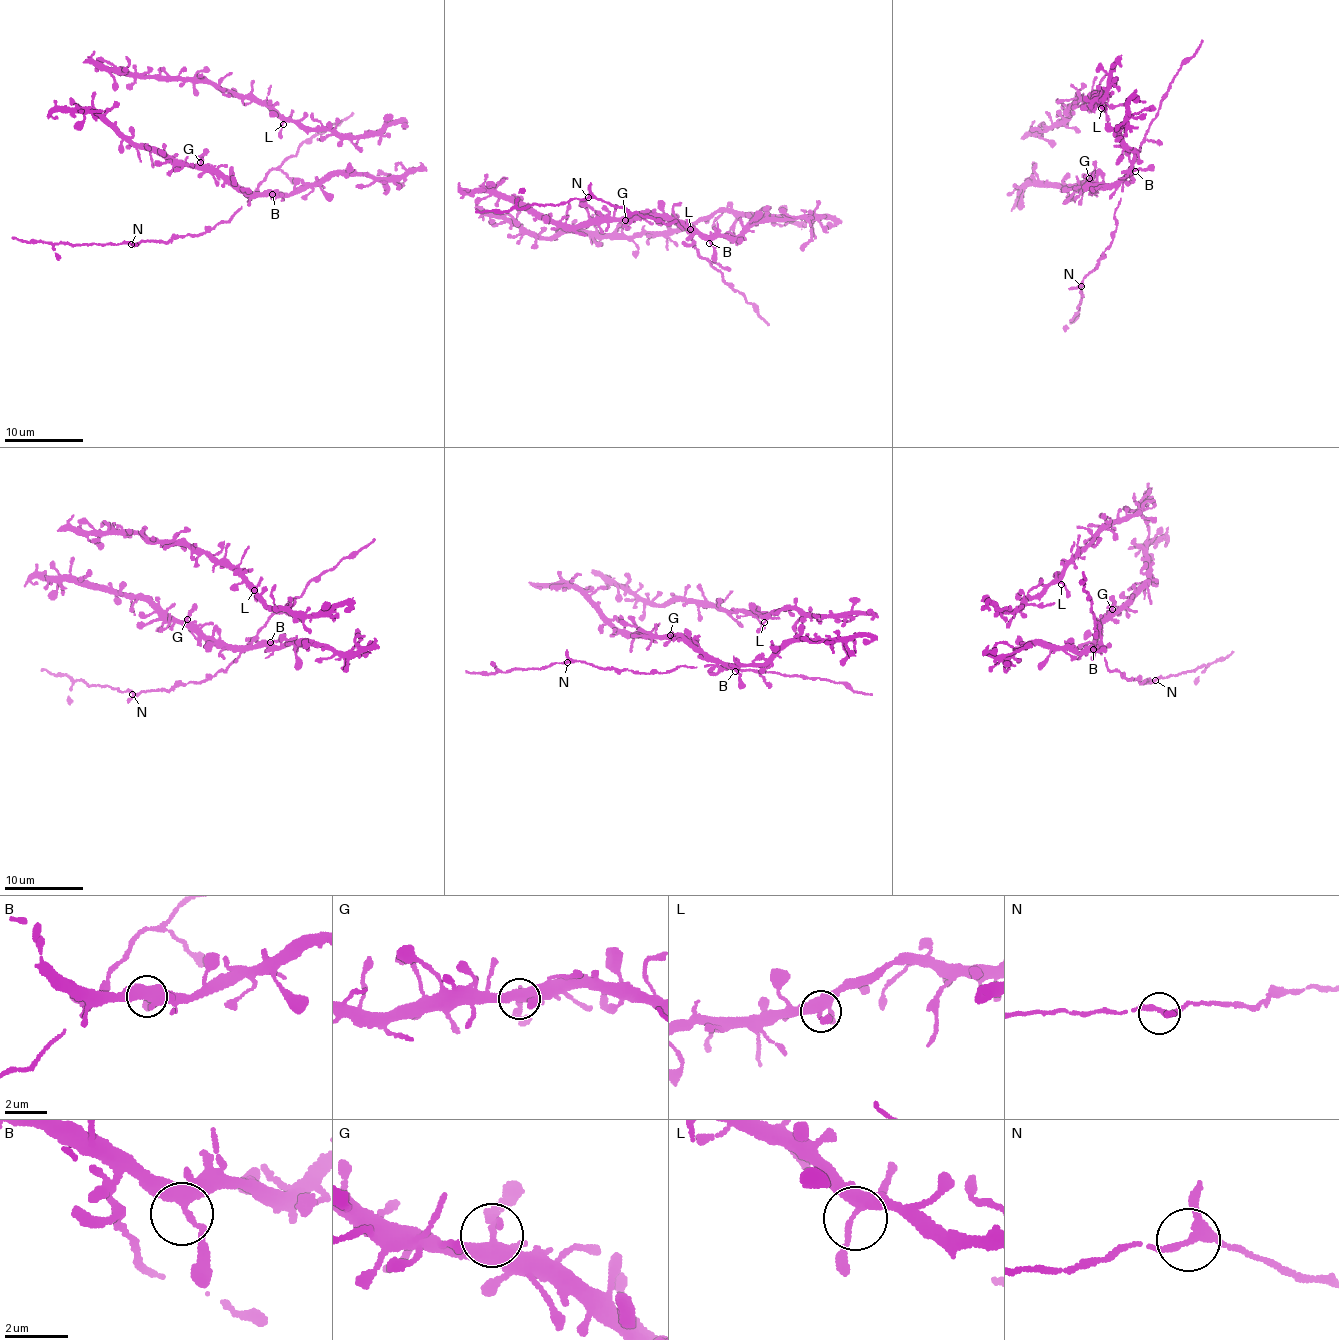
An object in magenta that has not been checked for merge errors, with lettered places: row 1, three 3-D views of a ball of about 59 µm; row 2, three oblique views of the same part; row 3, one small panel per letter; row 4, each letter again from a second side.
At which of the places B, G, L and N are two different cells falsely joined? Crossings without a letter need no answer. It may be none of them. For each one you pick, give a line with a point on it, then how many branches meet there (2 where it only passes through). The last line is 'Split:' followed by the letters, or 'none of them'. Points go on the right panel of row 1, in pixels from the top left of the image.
Split: none of them

